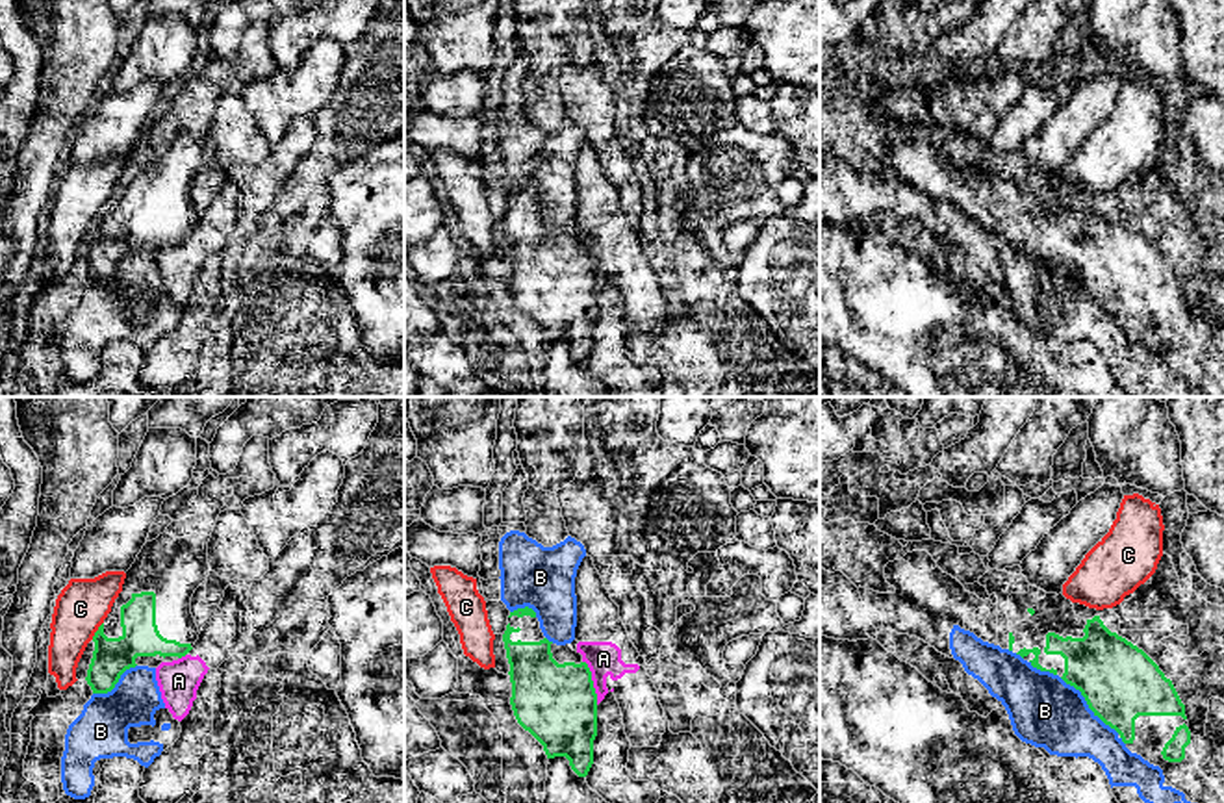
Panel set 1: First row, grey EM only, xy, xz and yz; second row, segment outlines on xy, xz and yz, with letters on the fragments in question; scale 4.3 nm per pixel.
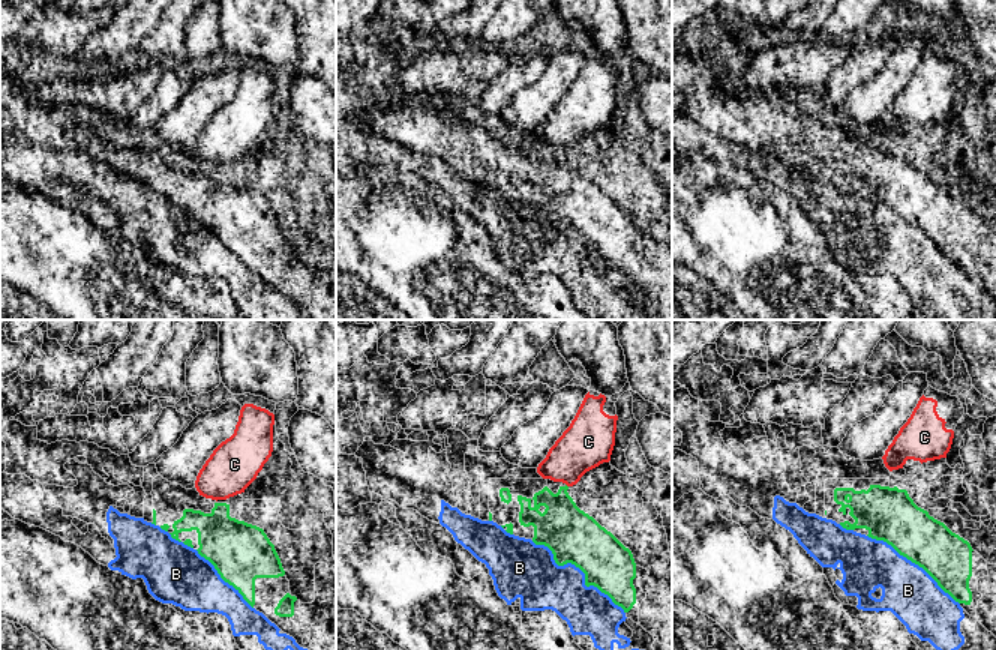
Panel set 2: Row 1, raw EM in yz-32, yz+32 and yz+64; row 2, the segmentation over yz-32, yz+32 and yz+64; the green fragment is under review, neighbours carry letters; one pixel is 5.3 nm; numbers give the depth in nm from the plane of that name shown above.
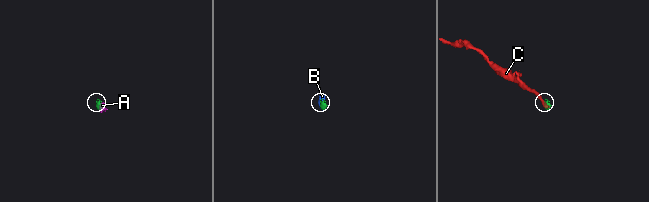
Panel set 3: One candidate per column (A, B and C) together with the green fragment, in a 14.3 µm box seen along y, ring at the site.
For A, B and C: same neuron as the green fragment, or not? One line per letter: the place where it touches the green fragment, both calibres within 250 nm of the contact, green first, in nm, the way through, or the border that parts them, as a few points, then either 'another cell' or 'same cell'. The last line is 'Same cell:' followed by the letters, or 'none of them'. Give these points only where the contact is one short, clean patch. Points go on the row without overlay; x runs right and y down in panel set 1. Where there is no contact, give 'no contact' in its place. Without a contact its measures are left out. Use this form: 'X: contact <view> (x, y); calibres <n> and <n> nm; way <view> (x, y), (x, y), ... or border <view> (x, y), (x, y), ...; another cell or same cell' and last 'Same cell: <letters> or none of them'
A: contact xz (592, 267); calibres 340 and 150 nm; another cell
B: contact yz (1087, 288); calibres 340 and 300 nm; another cell
C: contact xy (97, 216); calibres 170 and 220 nm; border xy (102, 206), (91, 223); another cell
Same cell: none of them

